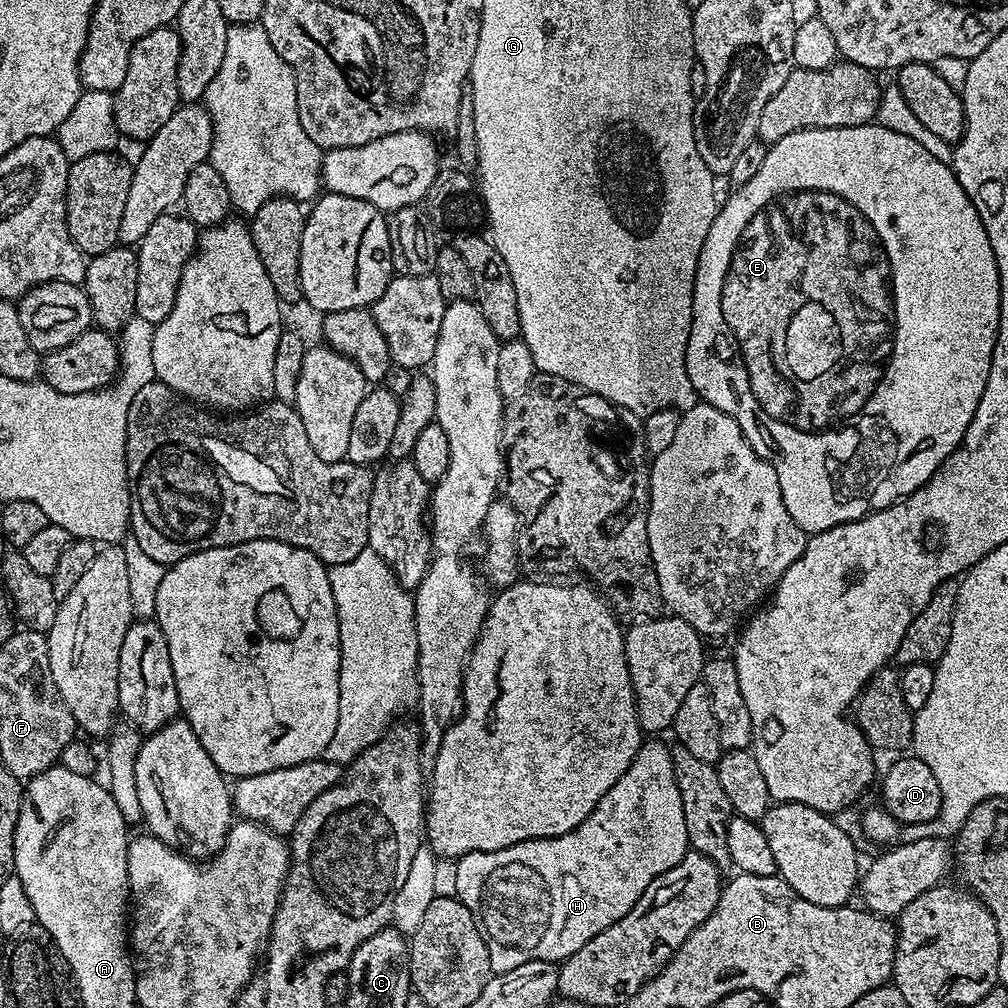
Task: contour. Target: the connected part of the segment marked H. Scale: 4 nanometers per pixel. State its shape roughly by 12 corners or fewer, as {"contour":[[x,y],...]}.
{"contour":[[673,749],[455,861],[493,973],[564,961],[690,850]]}

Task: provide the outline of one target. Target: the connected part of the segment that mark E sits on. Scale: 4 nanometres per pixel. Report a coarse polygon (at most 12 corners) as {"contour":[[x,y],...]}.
{"contour":[[875,122],[769,147],[686,374],[806,534],[959,448],[1000,279]]}

